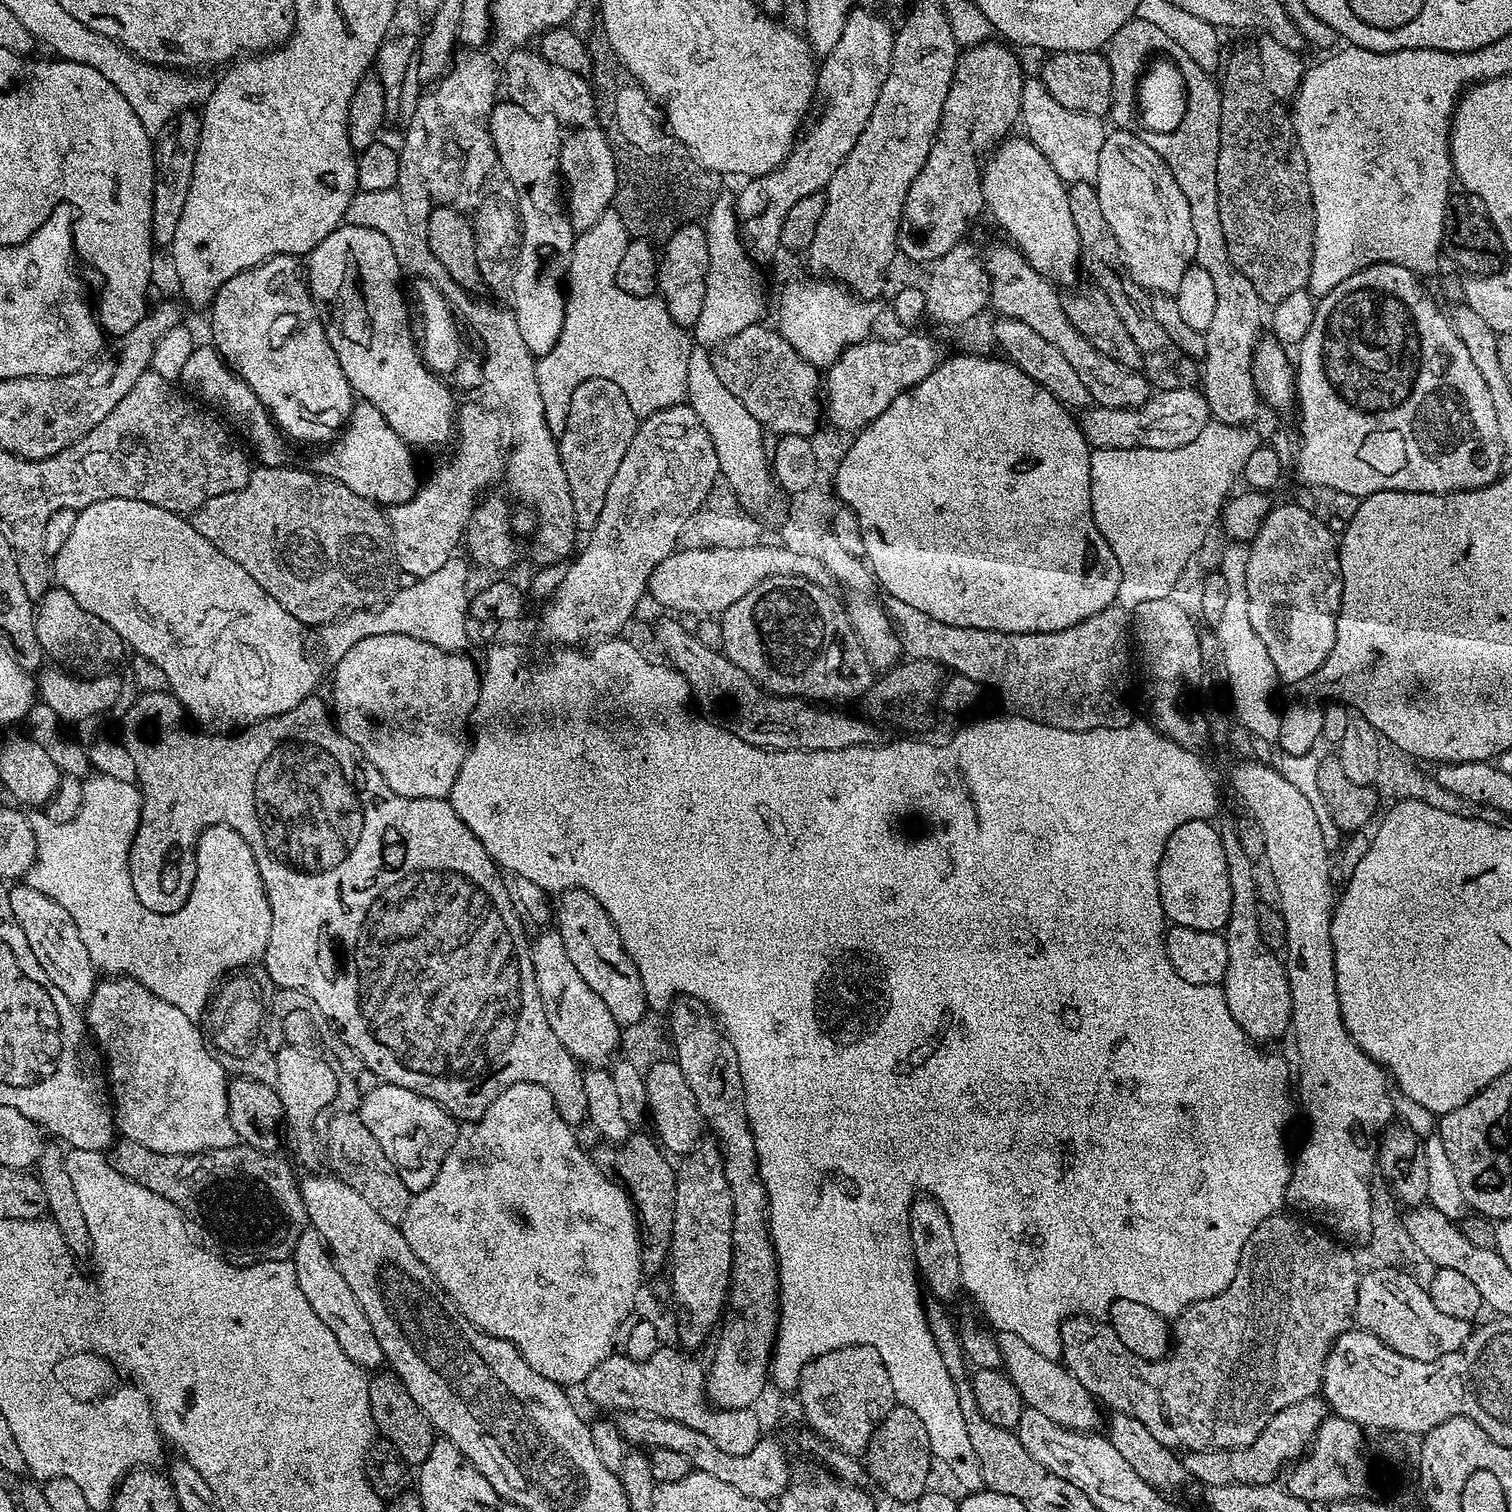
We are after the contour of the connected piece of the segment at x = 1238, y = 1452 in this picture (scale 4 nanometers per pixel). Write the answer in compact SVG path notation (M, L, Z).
M1319 1395L1302 1398L1302 1402L1286 1406L1286 1410L1278 1410L1278 1414L1274 1414L1274 1418L1266 1422L1266 1430L1262 1430L1262 1434L1258 1434L1258 1438L1254 1438L1254 1442L1246 1446L1184 1452L1182 1456L1184 1468L1188 1471L1189 1477L1204 1484L1205 1489L1225 1488L1235 1484L1272 1484L1280 1471L1283 1473L1303 1457L1316 1437L1318 1426L1322 1426L1328 1415L1330 1409Z

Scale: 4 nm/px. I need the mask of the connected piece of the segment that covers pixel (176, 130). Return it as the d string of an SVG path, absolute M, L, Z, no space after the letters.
M192 110L178 113L154 140L154 186L150 222L152 238L157 245L171 245L174 233L178 231L178 218L182 218L186 194L190 190L190 178L194 178L194 158L198 154L201 122L201 117L194 113Z

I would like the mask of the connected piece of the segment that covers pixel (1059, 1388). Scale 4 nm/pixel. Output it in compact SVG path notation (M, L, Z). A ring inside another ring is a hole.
M996 1332L994 1337L1001 1352L1002 1370L1008 1375L1010 1382L1018 1386L1018 1394L1027 1407L1039 1410L1041 1414L1046 1414L1046 1418L1050 1418L1050 1422L1058 1422L1058 1426L1075 1432L1091 1433L1099 1429L1096 1428L1099 1424L1101 1427L1101 1405L1096 1397L1088 1393L1086 1386L1082 1386L1082 1382L1078 1382L1078 1378L1070 1374L1070 1370L1065 1368L1059 1359L1038 1354L1038 1350L1028 1345L1019 1334Z

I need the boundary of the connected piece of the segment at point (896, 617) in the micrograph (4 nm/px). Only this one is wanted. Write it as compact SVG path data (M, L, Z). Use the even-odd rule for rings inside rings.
M889 599L886 604L888 617L892 619L896 635L900 637L900 647L905 657L913 660L929 660L940 665L949 673L965 676L974 682L984 685L985 689L997 692L1006 703L1012 704L1011 711L1026 716L1046 726L1060 727L1068 731L1094 731L1097 728L1126 727L1134 720L1132 714L1132 668L1128 665L1128 648L1130 652L1130 612L1129 609L1113 606L1094 614L1094 618L1086 618L1078 622L1078 626L1070 626L1057 632L995 632L994 630L978 630L966 626L950 626L946 622L938 622L938 618L930 618L930 614L922 614L922 610L914 610L914 606L906 606L906 602Z

